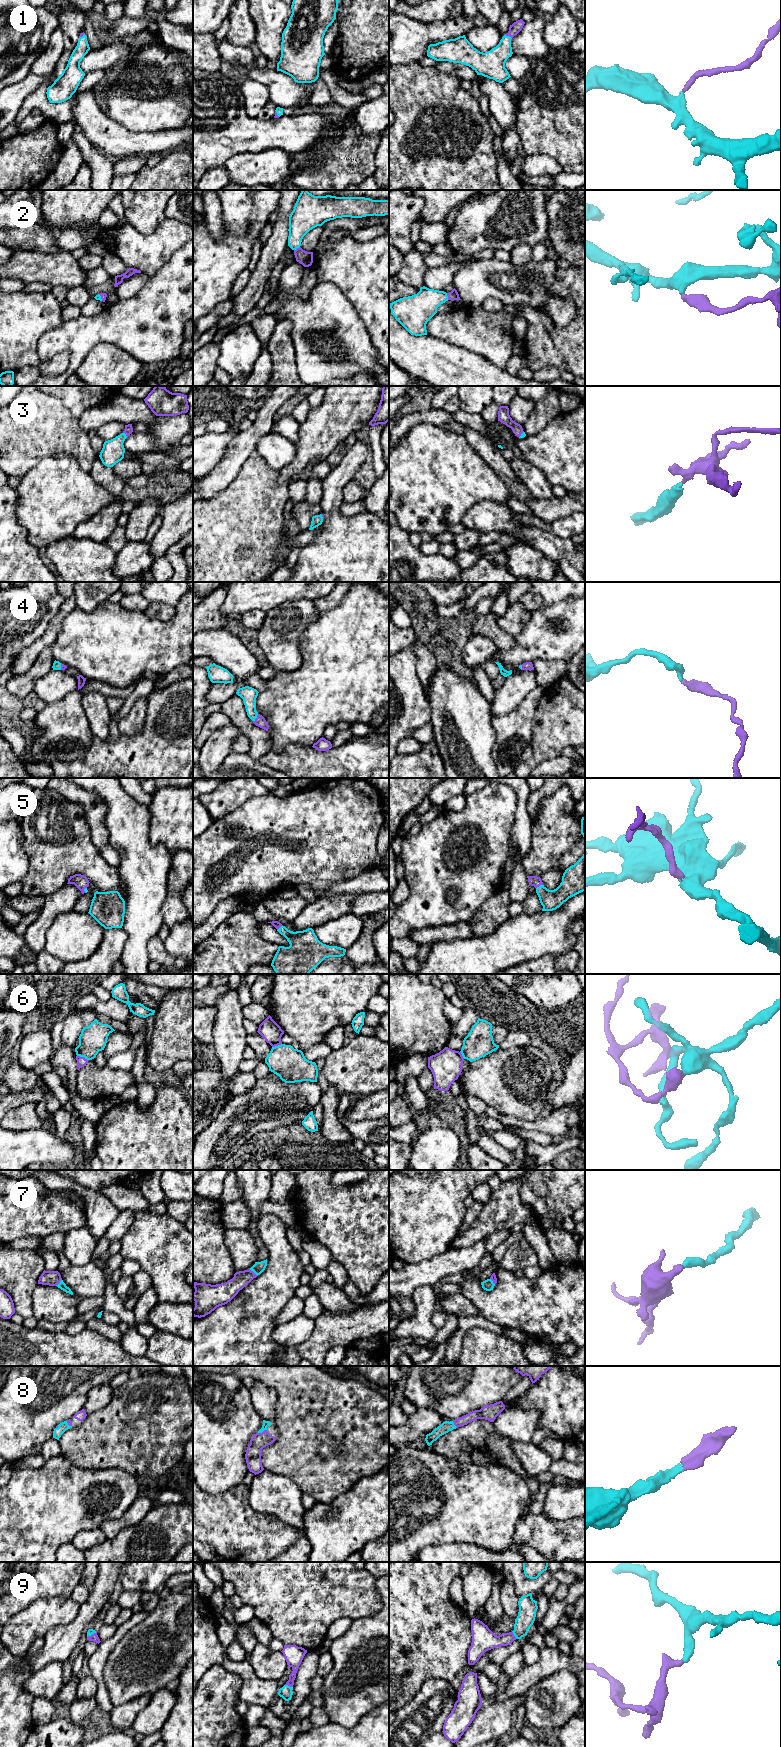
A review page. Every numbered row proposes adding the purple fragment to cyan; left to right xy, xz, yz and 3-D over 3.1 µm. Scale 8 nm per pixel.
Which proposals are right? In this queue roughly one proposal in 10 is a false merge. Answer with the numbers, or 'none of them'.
1, 2, 3, 4, 5, 6, 7, 8, 9

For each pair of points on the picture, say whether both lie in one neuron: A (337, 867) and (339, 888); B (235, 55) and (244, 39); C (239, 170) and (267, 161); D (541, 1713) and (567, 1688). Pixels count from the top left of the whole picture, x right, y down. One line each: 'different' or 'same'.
A: different
B: different
C: same
D: same

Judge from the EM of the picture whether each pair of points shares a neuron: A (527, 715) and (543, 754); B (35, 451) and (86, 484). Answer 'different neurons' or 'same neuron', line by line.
A: different neurons
B: different neurons

